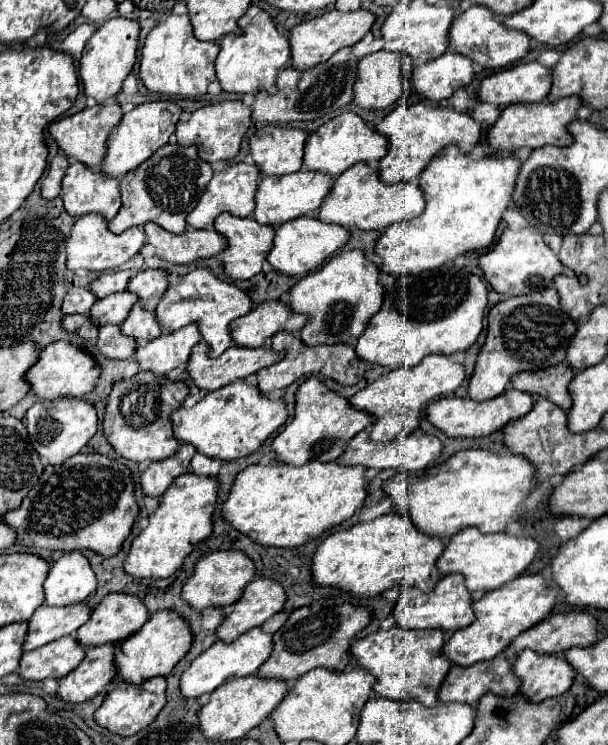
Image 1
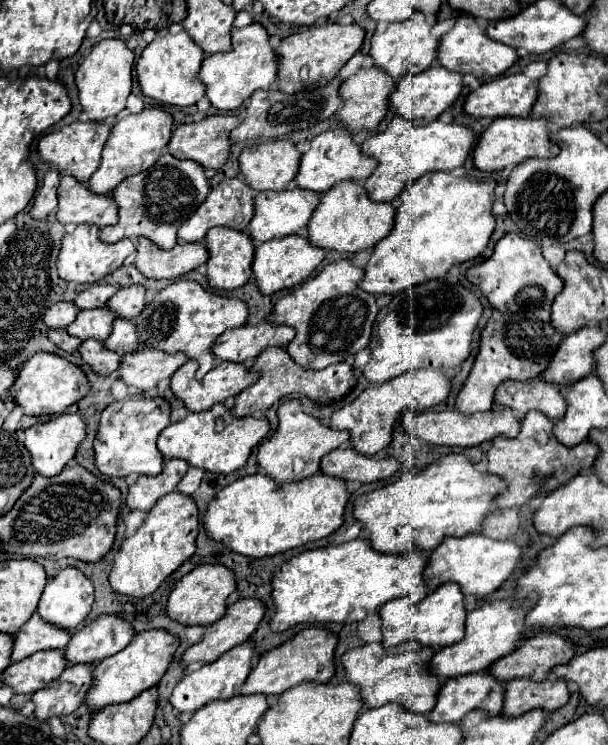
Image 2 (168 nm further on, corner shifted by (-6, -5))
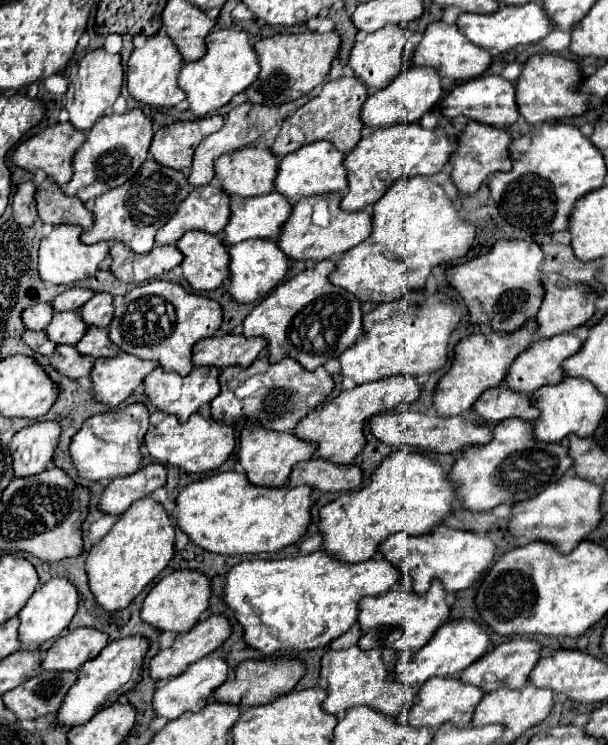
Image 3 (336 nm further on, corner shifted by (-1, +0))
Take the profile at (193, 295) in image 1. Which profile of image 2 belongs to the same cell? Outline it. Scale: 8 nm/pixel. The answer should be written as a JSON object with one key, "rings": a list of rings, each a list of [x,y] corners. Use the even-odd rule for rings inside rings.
{"rings":[[[177,280],[165,286],[159,294],[151,296],[145,310],[133,318],[139,328],[139,336],[147,348],[165,352],[185,352],[199,362],[197,380],[201,380],[215,364],[213,342],[229,328],[239,328],[247,322],[249,308],[239,298],[227,298],[207,292],[195,280]]]}

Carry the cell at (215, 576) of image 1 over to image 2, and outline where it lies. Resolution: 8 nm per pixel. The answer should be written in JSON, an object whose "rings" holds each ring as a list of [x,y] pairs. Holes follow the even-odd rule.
{"rings":[[[201,564],[183,576],[167,602],[167,612],[181,624],[213,624],[227,612],[227,598],[235,592],[235,572],[223,564]]]}

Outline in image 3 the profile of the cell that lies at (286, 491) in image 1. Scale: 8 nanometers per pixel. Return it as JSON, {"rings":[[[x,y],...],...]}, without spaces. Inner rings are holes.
{"rings":[[[226,471],[182,487],[170,517],[176,529],[186,533],[188,539],[204,551],[218,555],[276,553],[306,533],[312,507],[310,495],[312,489],[304,485],[292,489],[252,487],[246,475]]]}

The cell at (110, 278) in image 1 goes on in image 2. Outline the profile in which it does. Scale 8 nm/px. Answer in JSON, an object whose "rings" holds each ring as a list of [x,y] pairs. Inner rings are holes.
{"rings":[[[93,284],[91,288],[83,290],[73,302],[79,310],[85,310],[85,308],[101,308],[105,306],[113,294],[119,290],[119,286],[115,284]]]}

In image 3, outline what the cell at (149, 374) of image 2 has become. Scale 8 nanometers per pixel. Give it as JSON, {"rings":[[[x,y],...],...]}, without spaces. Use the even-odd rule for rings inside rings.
{"rings":[[[126,353],[110,359],[94,359],[94,367],[90,371],[90,379],[94,383],[92,399],[108,409],[116,409],[156,365],[158,363]]]}

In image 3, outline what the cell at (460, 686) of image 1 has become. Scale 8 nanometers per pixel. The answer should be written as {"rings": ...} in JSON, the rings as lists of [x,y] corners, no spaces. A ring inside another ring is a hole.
{"rings":[[[432,677],[428,679],[420,691],[418,691],[418,701],[408,709],[402,711],[396,721],[406,724],[408,727],[428,727],[428,729],[438,729],[444,723],[456,723],[458,727],[466,727],[472,721],[472,713],[474,707],[478,705],[478,701],[484,697],[484,691],[480,687],[474,685],[464,685],[460,679],[442,679],[442,677]]]}

